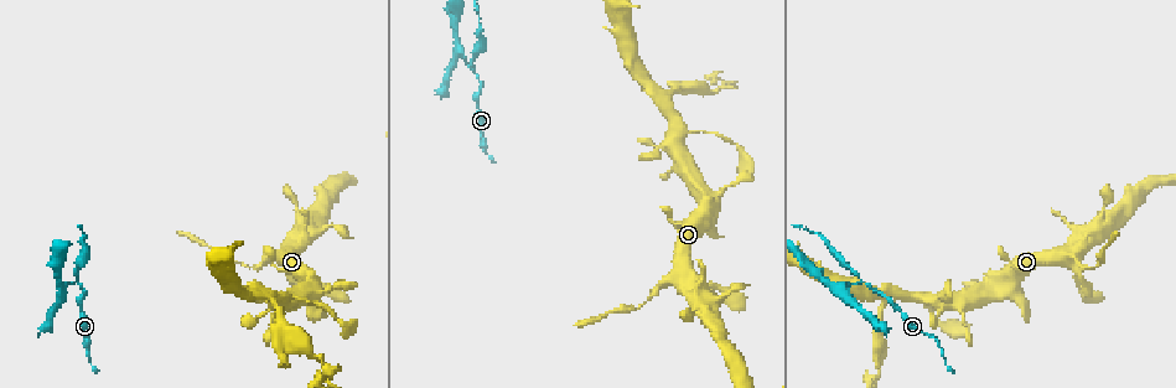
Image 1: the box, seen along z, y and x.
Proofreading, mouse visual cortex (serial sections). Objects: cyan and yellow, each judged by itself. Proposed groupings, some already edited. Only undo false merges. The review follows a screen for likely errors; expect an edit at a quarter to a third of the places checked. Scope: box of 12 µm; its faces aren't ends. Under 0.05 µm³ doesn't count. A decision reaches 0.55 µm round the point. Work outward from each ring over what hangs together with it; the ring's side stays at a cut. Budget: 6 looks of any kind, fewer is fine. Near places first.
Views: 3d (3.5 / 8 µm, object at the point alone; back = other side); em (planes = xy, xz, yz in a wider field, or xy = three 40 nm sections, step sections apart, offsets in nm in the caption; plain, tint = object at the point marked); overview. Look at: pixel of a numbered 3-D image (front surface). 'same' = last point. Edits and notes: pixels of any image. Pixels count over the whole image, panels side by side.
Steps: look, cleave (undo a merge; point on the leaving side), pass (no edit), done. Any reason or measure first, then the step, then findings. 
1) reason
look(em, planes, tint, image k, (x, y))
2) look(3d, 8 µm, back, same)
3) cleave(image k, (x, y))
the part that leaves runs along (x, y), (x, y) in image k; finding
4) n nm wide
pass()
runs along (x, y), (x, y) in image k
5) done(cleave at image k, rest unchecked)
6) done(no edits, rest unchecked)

narrows sharply
look(3d, 3.5 µm, image 1, (260, 265))

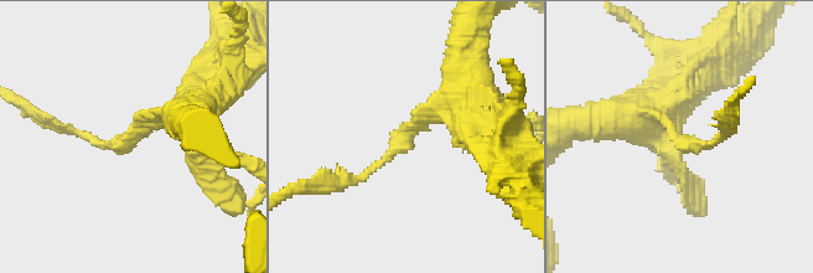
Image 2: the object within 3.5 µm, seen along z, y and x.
arms of 100, 350 nm; shape alone is not enough
look(em, xy, step 5, tint, image 2, (406, 132))

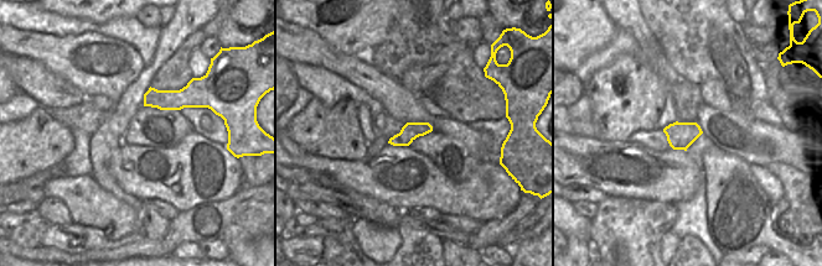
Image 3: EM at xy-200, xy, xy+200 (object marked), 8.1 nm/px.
pass()
runs along (469, 101), (346, 180) in image 2; continuous, no second cell

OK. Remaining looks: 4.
sudden change in width
look(3d, 8 µm, back, image 1, (721, 193))

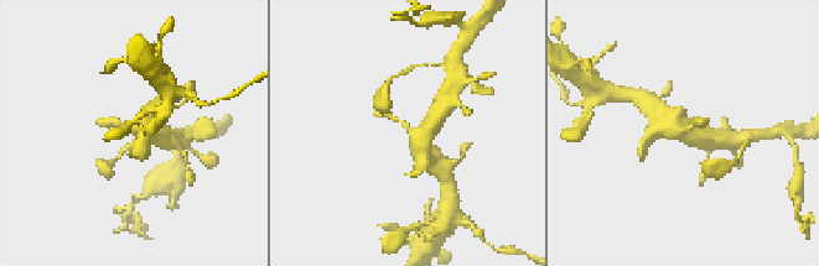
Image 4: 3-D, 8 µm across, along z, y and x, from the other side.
shape alone is not enough
look(em, xy, step 3, tint, image 4, (406, 129))

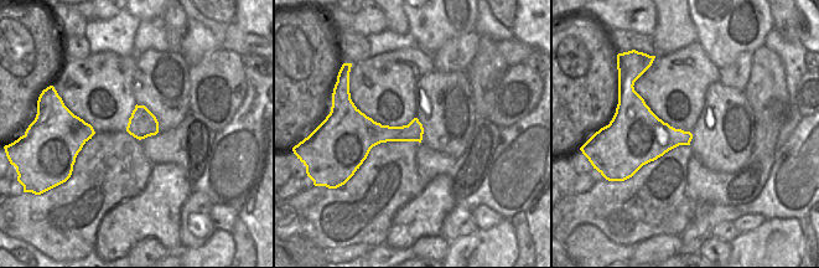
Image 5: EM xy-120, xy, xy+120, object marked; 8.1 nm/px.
pass()
runs along (423, 154), (407, 125), (378, 114) in image 4; one cell here

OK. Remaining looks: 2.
arms part here
look(3d, 3.5 µm, image 1, (78, 284))

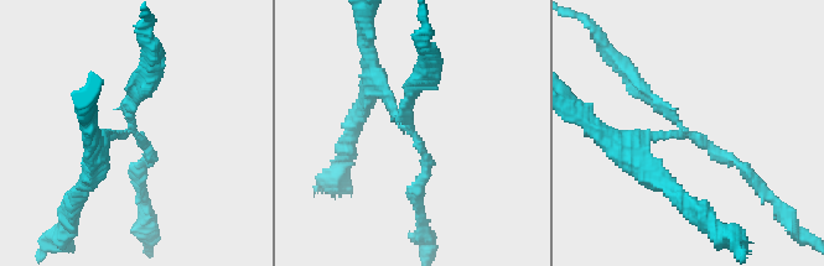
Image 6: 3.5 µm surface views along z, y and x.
look(em, xy, step 1, tint, image 6, (409, 134))

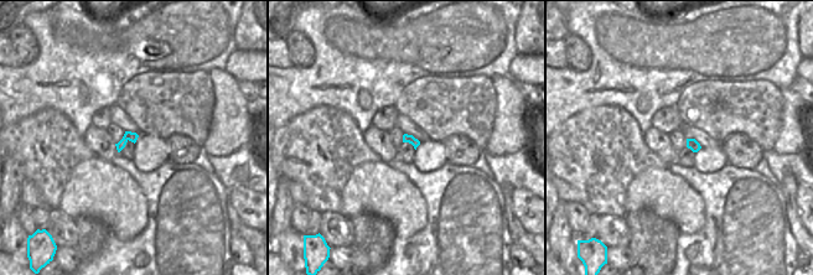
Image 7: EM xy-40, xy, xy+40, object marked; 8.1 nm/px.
arms of 150, 150, 150 nm
cleave(image 6, (378, 89))
a second cell is stuck on

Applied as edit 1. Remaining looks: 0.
done(cleave at image 6, rest unchecked)

